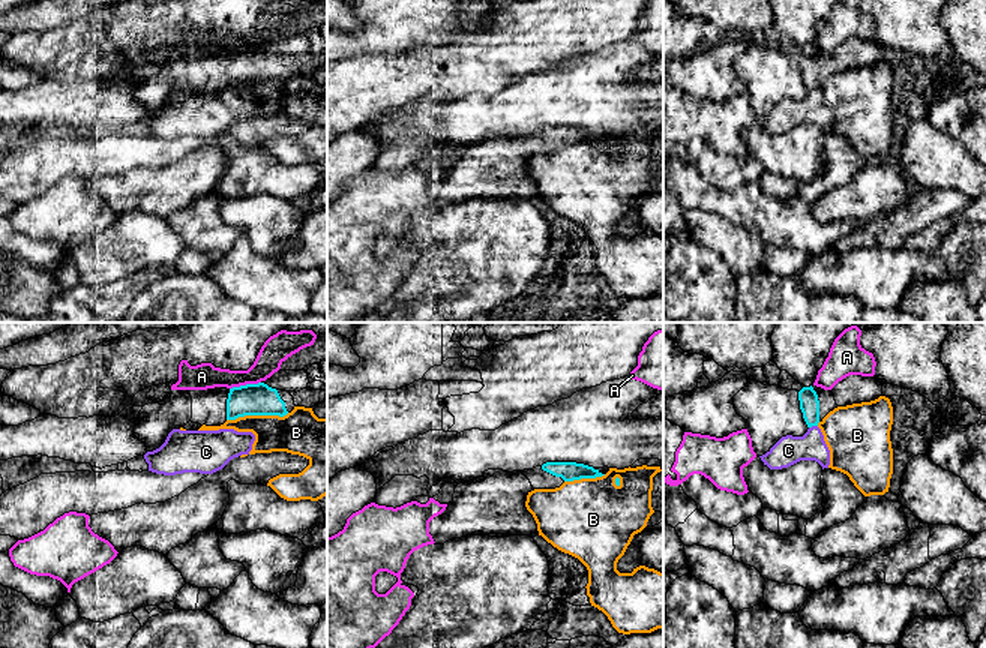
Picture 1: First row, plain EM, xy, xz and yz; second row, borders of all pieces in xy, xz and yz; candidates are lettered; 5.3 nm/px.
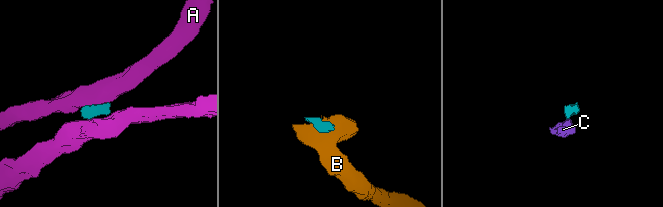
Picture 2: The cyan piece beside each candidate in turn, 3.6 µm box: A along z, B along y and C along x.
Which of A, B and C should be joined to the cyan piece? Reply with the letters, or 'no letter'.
no letter

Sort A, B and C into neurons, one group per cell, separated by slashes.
A / B C

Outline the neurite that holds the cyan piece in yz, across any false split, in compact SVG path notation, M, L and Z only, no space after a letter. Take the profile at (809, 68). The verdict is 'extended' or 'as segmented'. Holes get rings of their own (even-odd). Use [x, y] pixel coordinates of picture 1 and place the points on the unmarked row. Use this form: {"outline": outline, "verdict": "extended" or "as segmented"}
{"outline": "M816 50L803 51L798 56L798 64L807 92L818 90L830 75L837 72L831 54Z", "verdict": "extended"}

